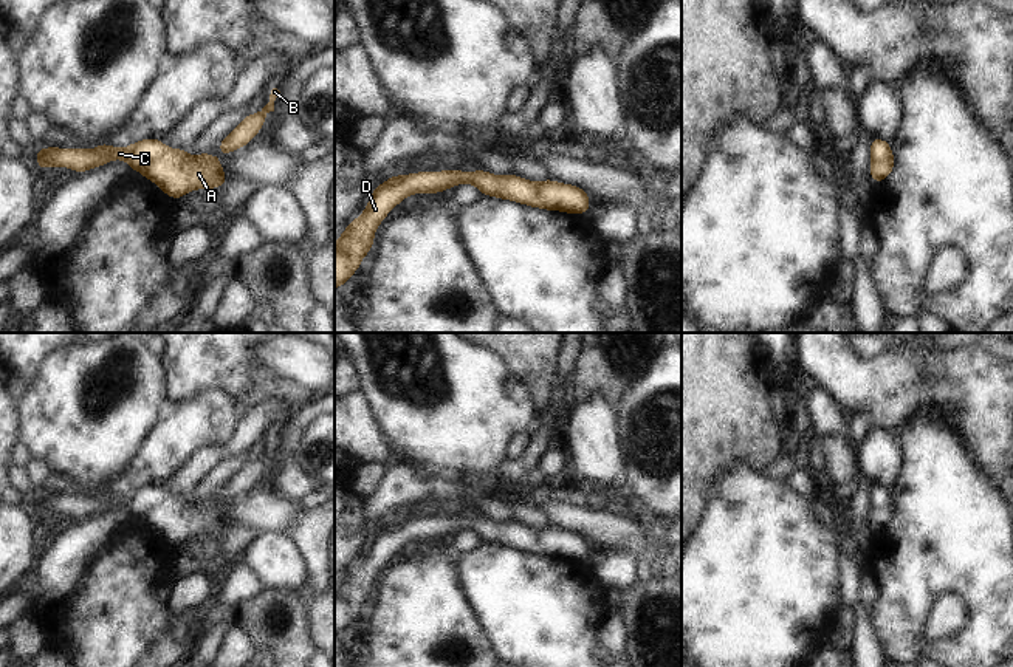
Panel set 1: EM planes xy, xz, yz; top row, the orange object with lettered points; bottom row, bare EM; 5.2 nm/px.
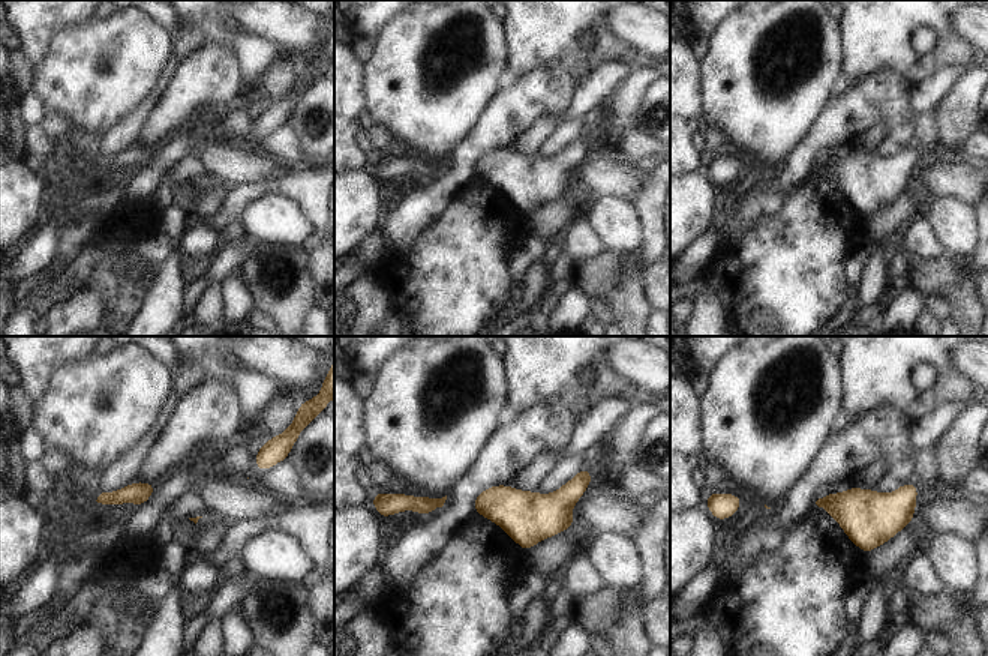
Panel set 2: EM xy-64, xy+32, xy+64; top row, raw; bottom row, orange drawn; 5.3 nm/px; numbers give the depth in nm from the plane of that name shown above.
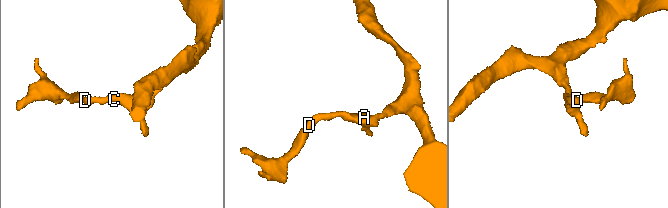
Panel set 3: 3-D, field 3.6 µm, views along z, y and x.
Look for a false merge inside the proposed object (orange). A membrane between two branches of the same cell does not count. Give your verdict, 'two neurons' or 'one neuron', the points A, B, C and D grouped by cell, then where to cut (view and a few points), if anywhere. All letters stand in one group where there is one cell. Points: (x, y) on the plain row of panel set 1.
one neuron; A B C D; no cut

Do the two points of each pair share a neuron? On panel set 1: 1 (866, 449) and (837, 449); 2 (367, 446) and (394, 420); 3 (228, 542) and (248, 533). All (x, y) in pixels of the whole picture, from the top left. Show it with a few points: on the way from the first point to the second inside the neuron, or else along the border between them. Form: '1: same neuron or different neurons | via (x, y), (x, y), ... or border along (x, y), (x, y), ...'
1: different neurons | border along (854, 446), (858, 455), (861, 480)
2: different neurons | border along (366, 396), (370, 413), (397, 458)
3: same neuron | via (233, 540), (243, 534)

